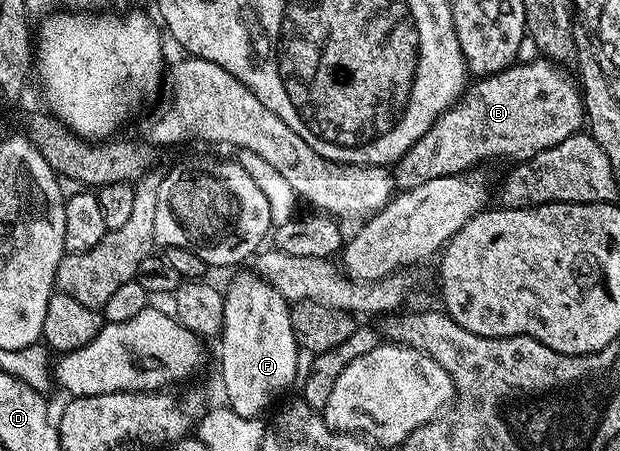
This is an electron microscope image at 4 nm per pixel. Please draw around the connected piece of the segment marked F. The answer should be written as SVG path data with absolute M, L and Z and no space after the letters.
M255 274L237 277L228 288L225 288L223 301L225 318L223 331L217 343L219 343L219 368L223 371L223 388L227 391L226 403L239 416L259 418L287 387L296 383L300 347L293 338L291 304L273 285Z

